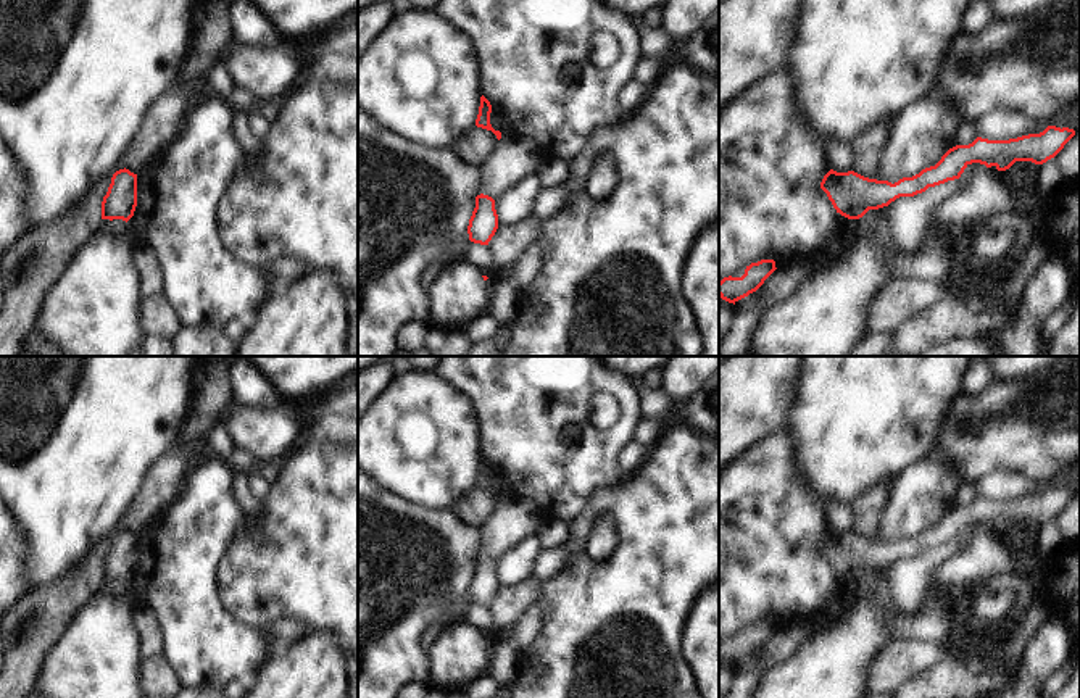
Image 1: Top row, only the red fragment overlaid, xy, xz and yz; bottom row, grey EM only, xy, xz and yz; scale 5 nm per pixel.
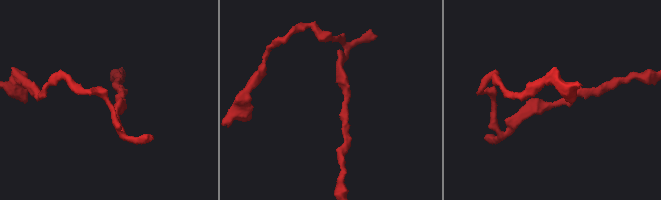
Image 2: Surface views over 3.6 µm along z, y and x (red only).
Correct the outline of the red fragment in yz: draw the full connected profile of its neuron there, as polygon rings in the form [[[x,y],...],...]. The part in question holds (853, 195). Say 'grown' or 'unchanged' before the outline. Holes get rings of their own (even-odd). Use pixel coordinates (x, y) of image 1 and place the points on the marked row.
unchanged; [[[1048,126],[1040,134],[1009,140],[977,137],[969,145],[949,148],[935,166],[925,168],[912,177],[903,177],[895,184],[869,179],[854,171],[837,172],[830,169],[820,182],[820,189],[827,193],[837,213],[848,219],[859,219],[869,210],[888,206],[899,197],[914,197],[928,187],[959,179],[972,163],[987,168],[995,166],[998,171],[1009,169],[1016,161],[1043,164],[1054,158],[1074,135],[1074,129]]]

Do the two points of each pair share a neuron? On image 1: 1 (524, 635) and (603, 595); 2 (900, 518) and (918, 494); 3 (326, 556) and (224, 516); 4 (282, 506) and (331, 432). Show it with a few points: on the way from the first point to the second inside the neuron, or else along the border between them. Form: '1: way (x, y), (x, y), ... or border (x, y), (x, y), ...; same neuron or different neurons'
1: border (537, 603), (540, 616), (539, 635), (524, 650); different neurons
2: way (906, 511), (918, 500); same neuron
3: border (249, 523), (224, 555); different neurons
4: border (311, 437), (340, 445); different neurons

